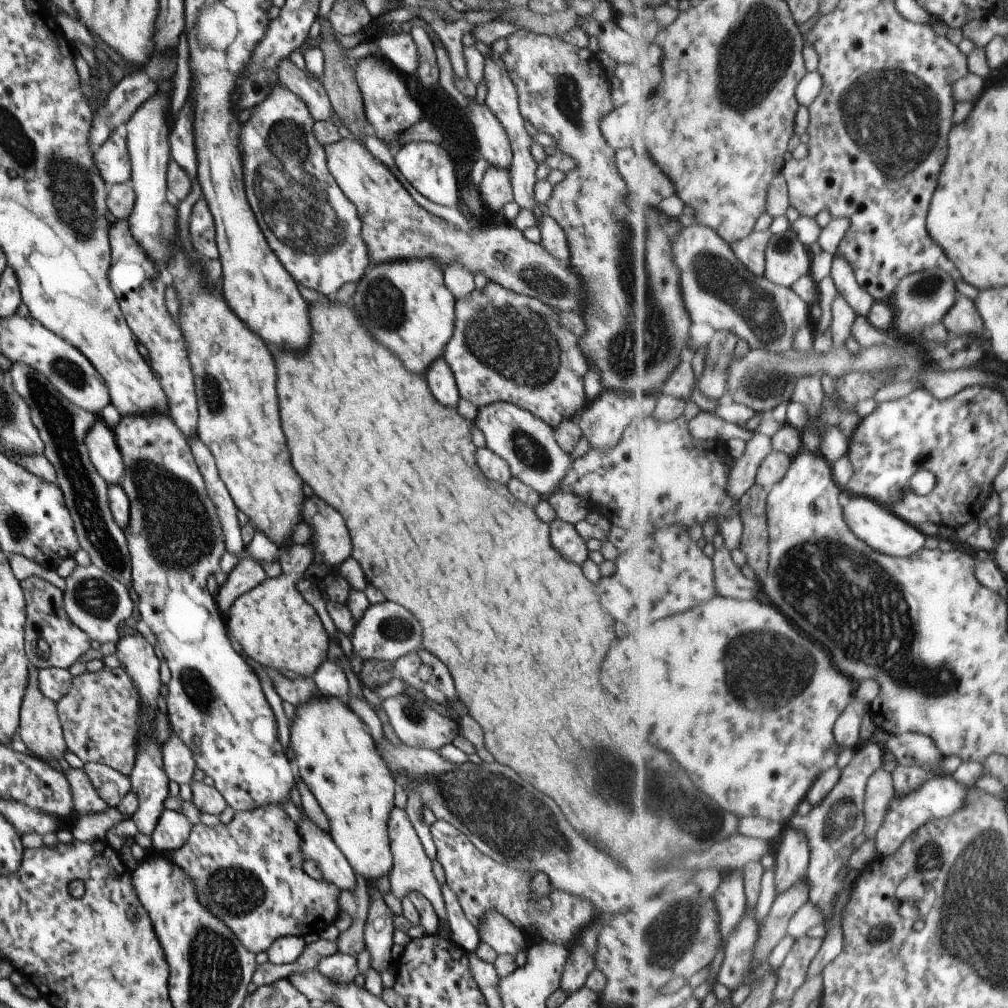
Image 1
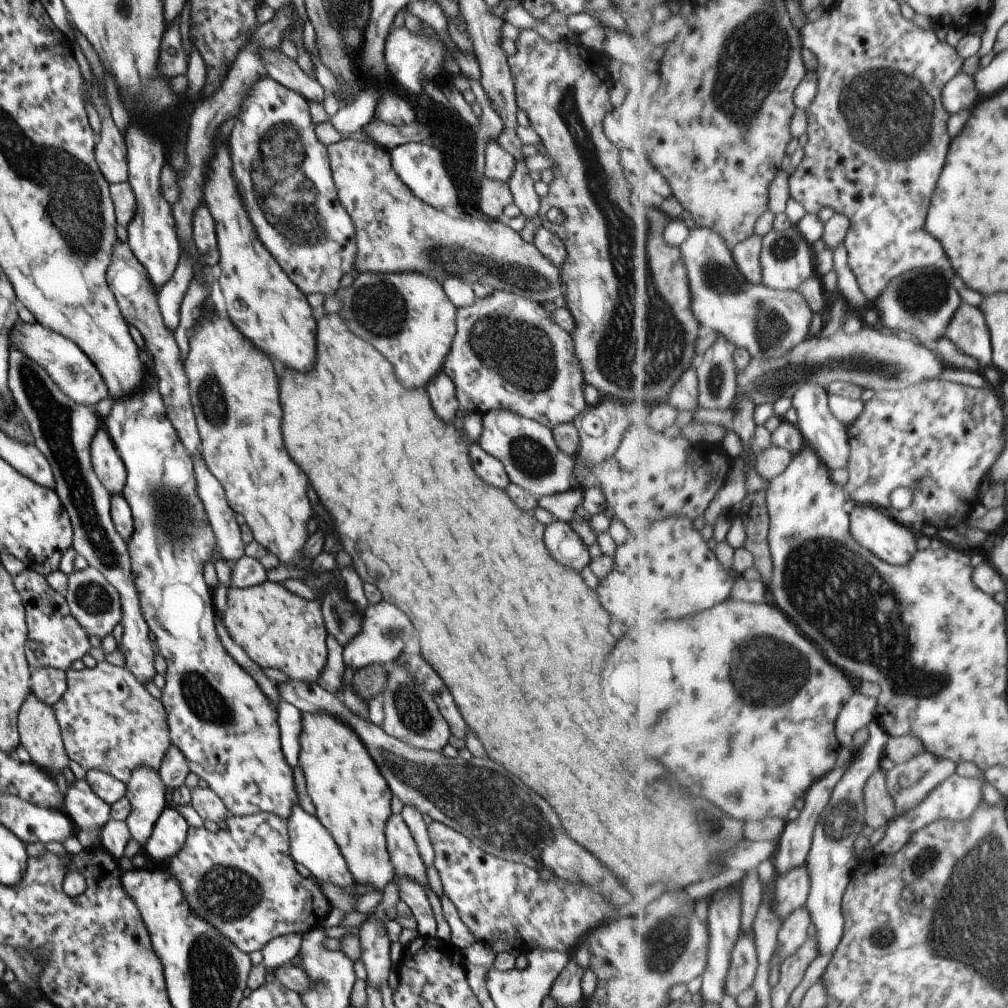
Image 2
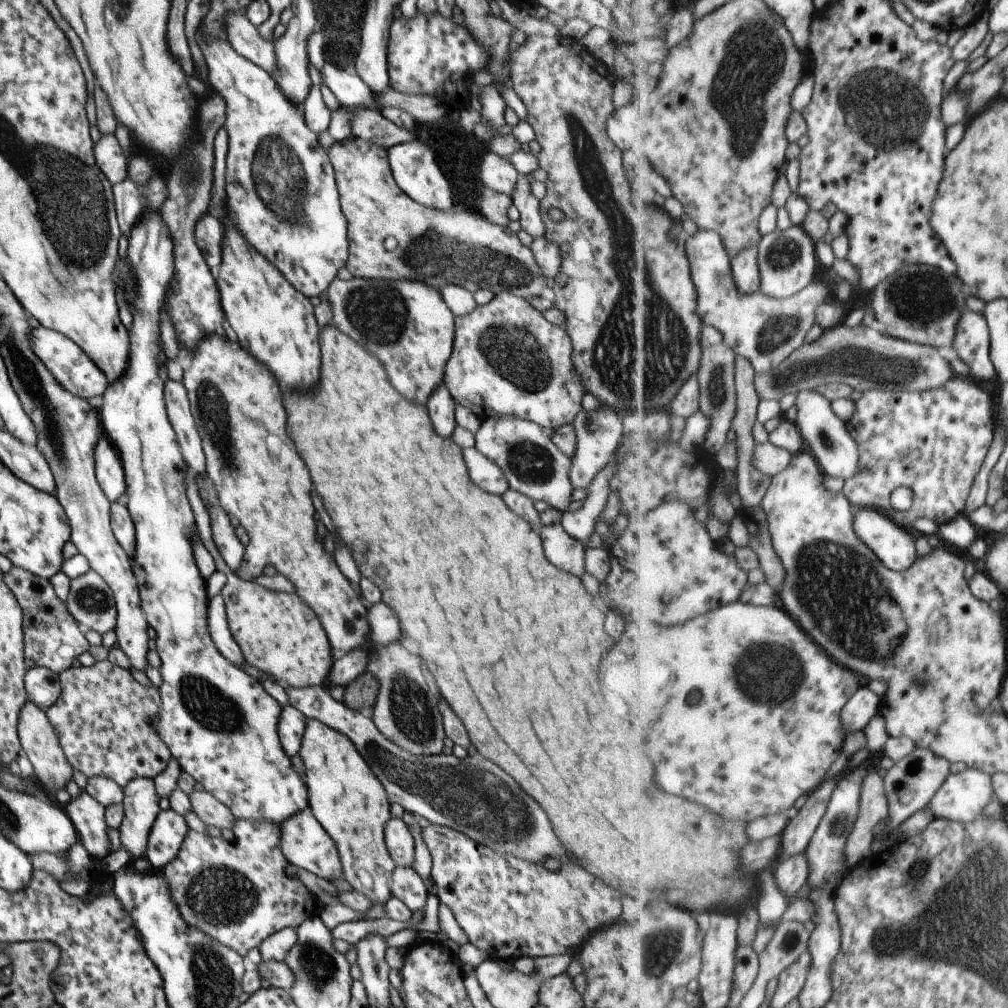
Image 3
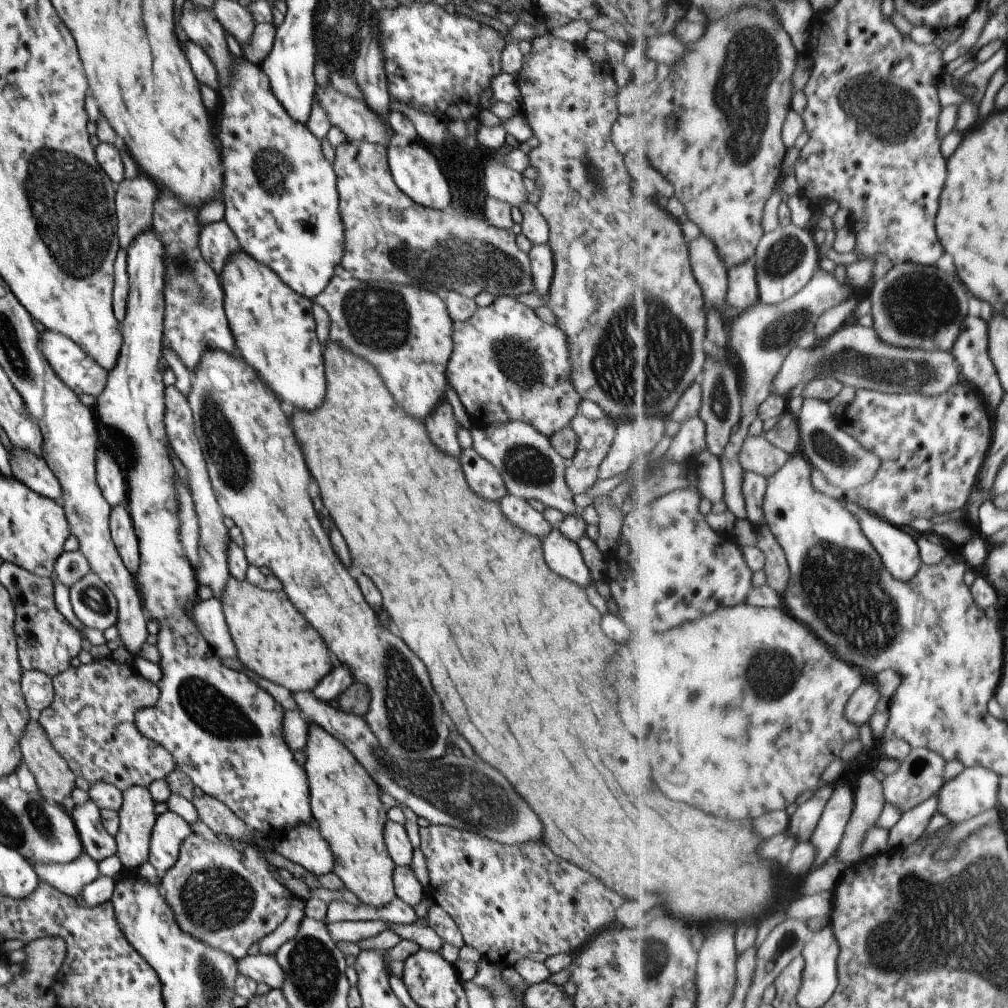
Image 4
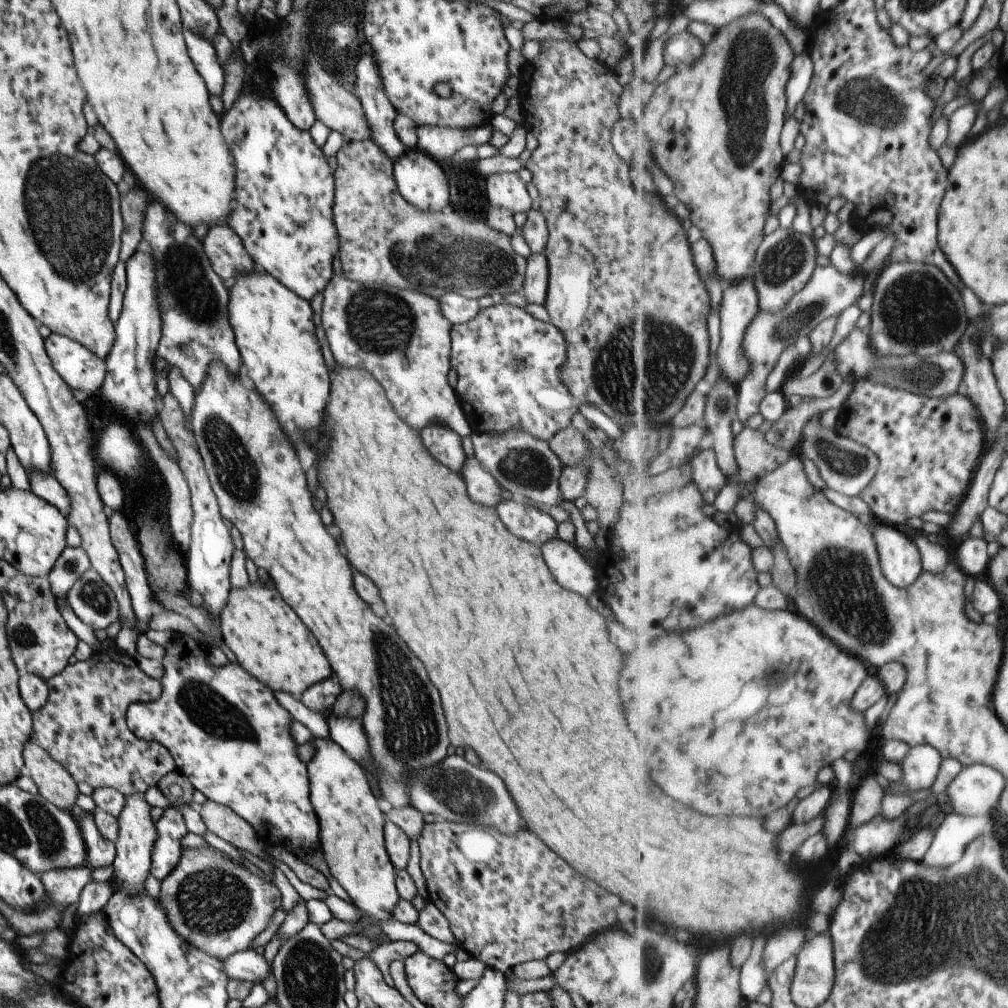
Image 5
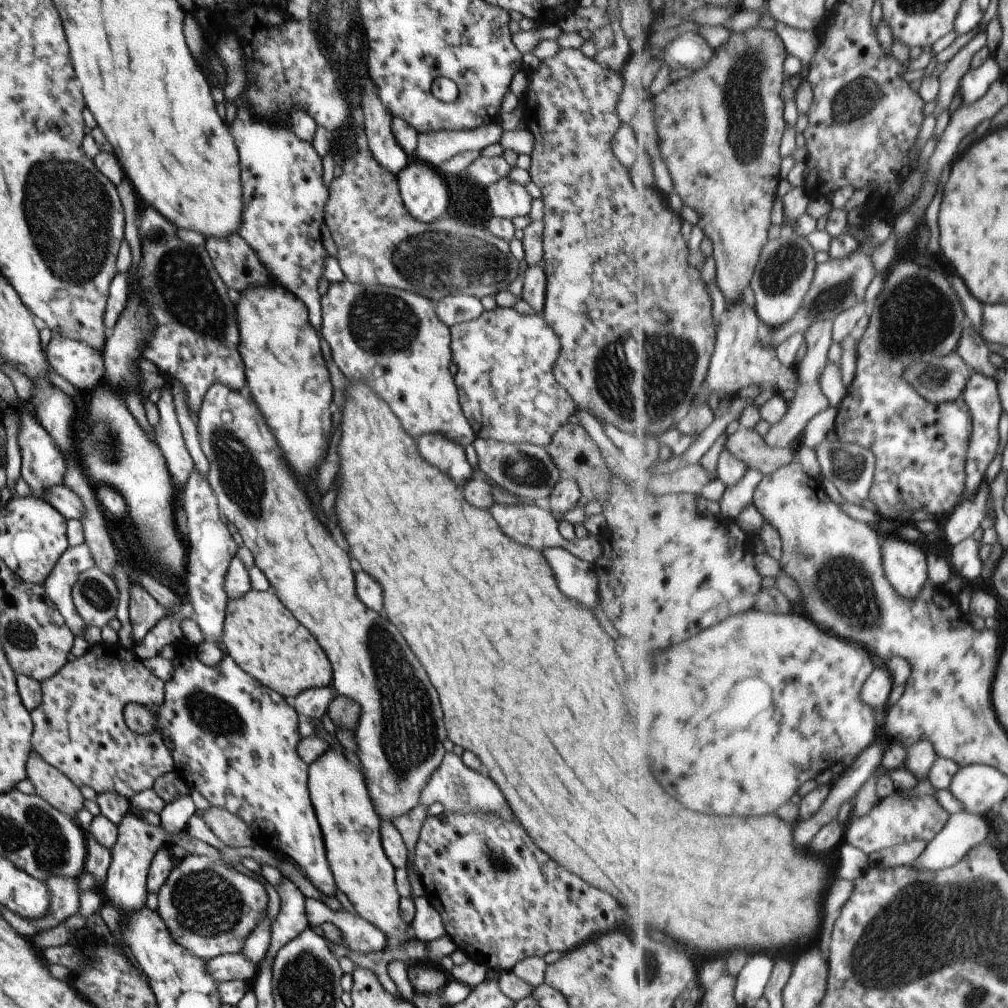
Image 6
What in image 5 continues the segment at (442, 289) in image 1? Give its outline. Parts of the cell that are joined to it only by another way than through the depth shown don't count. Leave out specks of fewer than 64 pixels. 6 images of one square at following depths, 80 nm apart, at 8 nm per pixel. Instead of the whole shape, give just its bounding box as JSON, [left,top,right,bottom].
[320,274,472,437]

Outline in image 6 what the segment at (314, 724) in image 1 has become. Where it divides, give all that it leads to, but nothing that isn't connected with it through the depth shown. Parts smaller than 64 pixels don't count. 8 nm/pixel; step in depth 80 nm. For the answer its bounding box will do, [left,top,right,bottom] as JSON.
[307,750,411,946]

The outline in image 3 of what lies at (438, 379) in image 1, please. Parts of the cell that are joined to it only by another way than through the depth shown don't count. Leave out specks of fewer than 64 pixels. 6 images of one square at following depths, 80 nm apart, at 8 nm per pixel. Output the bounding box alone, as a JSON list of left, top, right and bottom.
[424,382,456,436]

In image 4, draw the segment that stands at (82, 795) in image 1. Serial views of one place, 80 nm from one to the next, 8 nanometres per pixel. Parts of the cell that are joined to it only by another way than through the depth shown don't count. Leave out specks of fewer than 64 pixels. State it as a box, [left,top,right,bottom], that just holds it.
[69,799,116,863]

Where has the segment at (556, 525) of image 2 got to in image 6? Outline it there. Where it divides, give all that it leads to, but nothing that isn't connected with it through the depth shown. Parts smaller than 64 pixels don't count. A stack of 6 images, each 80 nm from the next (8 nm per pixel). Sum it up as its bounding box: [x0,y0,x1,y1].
[541,548,598,610]

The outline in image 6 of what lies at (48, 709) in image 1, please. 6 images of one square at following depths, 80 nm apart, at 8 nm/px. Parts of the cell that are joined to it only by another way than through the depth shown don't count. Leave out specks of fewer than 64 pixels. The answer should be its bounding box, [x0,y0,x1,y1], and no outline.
[26,751,84,818]

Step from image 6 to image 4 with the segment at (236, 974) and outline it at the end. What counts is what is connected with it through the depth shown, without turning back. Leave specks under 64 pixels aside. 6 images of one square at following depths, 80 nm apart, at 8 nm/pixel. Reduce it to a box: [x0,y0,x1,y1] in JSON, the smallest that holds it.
[236,953,284,989]

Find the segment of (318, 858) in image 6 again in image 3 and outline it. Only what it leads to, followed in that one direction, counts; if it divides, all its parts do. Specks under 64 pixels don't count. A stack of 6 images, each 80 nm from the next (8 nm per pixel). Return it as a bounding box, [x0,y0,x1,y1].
[97,210,307,825]

